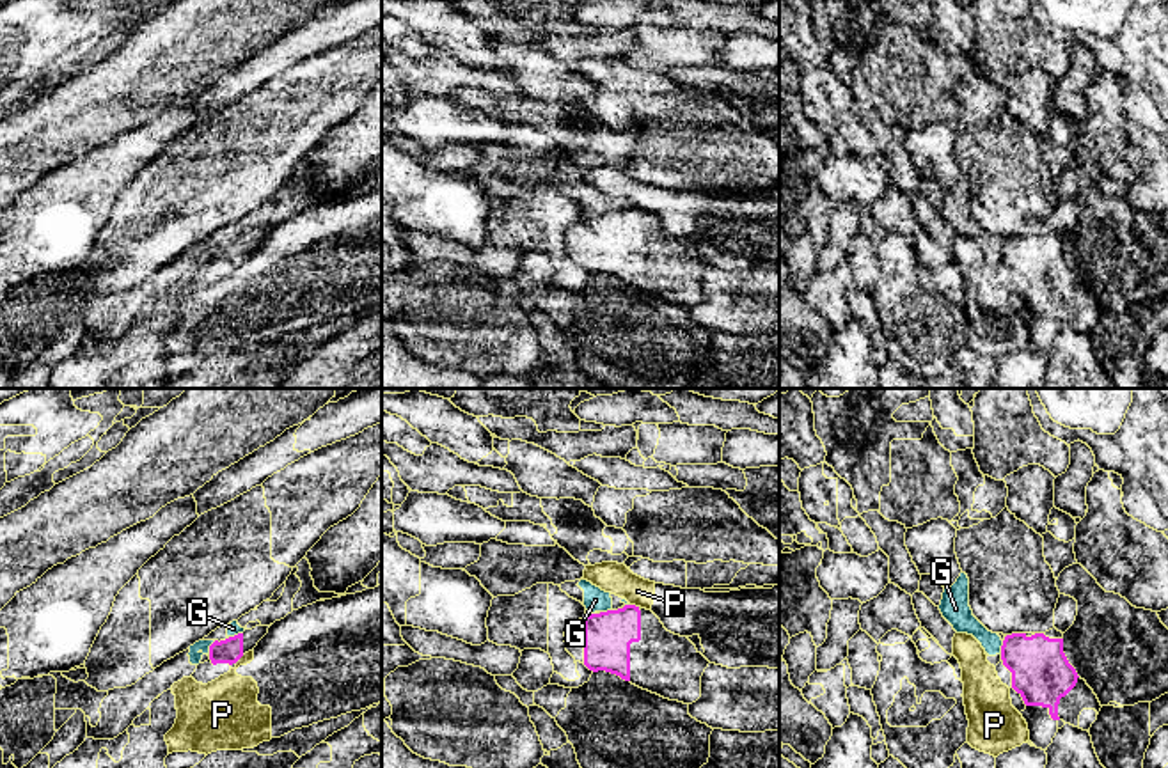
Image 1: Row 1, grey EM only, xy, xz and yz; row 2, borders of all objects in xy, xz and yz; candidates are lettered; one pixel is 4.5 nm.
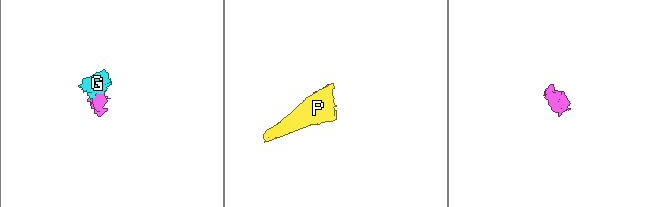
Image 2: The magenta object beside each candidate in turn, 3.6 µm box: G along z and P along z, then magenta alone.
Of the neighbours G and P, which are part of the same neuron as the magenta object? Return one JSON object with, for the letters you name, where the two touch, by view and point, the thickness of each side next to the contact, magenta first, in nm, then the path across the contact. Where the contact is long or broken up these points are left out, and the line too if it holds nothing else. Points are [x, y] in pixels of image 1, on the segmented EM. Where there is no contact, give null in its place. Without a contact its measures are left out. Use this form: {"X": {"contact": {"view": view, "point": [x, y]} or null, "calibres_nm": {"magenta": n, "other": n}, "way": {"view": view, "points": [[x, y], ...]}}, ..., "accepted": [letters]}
{"accepted": []}

